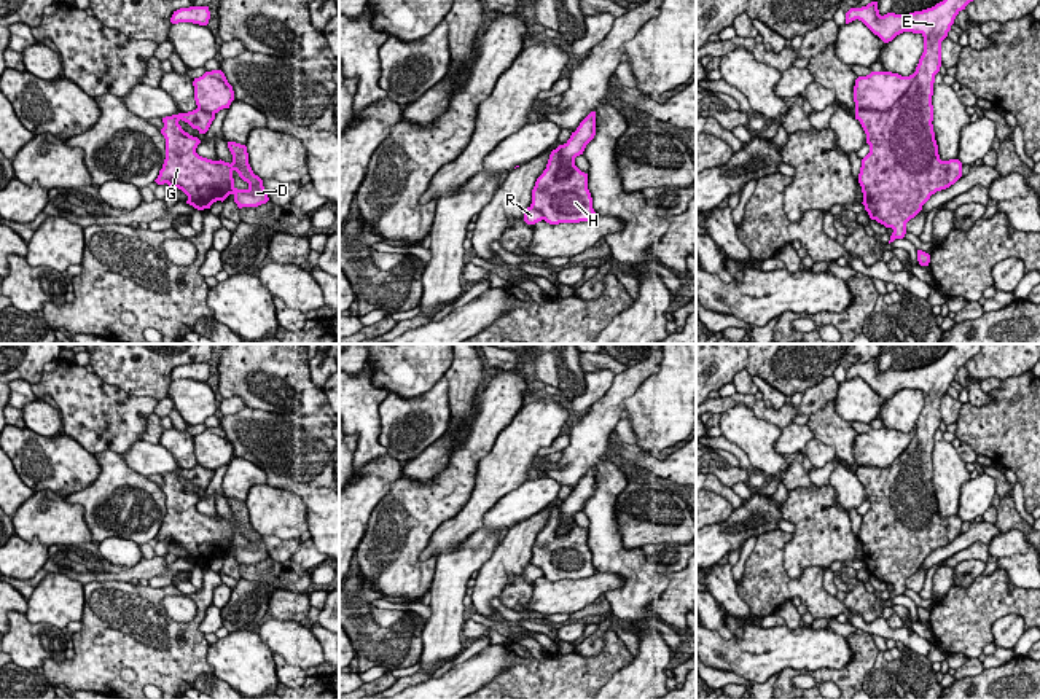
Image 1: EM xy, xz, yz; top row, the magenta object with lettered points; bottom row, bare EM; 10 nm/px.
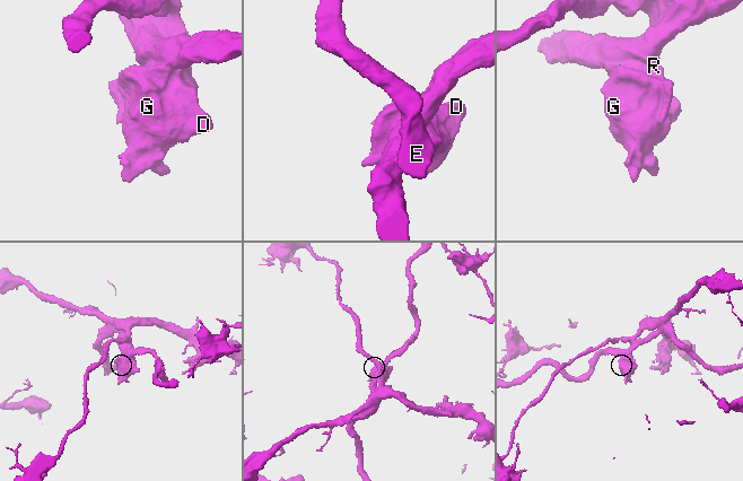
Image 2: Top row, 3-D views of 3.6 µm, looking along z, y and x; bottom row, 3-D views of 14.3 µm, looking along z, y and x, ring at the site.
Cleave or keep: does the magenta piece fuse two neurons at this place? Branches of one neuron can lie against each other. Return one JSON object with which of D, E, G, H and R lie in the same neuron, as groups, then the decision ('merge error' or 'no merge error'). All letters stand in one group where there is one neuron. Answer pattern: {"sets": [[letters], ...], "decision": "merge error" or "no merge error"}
{"sets": [["D", "E", "G", "H"], ["R"]], "decision": "merge error"}

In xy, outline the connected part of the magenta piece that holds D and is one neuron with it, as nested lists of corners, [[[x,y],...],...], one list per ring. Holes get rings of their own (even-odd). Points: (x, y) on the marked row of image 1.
[[[196,108],[188,113],[178,113],[162,118],[161,134],[166,139],[166,159],[159,170],[158,185],[167,183],[169,188],[178,188],[186,196],[186,204],[197,210],[210,209],[217,201],[225,201],[229,194],[239,209],[258,207],[269,201],[263,180],[253,174],[248,164],[247,146],[228,142],[233,162],[212,161],[196,153],[201,140],[182,129],[178,121],[188,123],[199,134],[205,134],[215,119],[213,113]],[[233,172],[248,183],[247,189],[234,186]]]

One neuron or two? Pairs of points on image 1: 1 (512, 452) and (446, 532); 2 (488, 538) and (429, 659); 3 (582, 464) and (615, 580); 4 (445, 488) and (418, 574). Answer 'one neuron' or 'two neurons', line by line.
1: one neuron
2: one neuron
3: two neurons
4: one neuron

